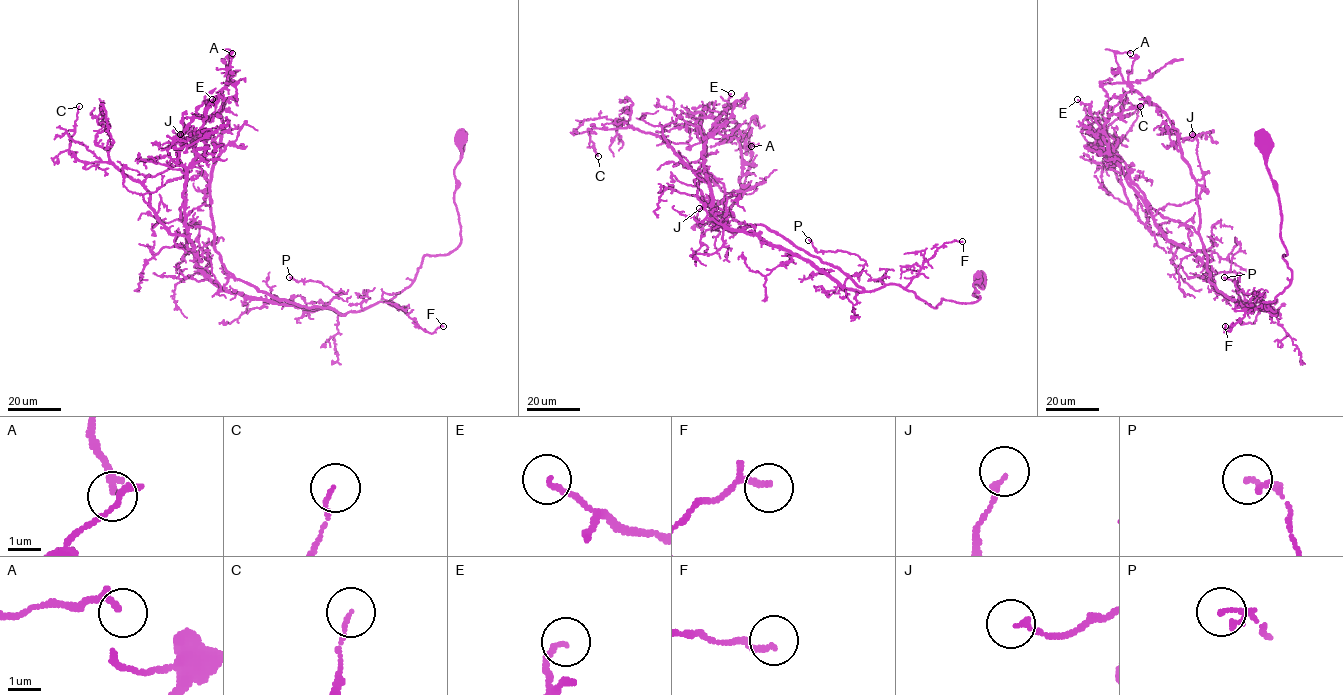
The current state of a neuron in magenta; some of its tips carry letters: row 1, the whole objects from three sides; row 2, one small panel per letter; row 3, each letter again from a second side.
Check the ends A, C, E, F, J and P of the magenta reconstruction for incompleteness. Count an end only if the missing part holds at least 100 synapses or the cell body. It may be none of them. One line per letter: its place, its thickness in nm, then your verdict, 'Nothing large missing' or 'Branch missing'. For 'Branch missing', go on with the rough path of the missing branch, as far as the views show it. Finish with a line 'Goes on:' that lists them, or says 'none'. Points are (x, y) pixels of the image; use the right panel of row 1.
A: Place: (1130, 53). Thickness 160 nm. Nothing large missing
C: Place: (1140, 106). Thickness 90 nm. Nothing large missing
E: Place: (1077, 99). Thickness 150 nm. Nothing large missing
F: Place: (1225, 326). Thickness 120 nm. Nothing large missing
J: Place: (1192, 134). Thickness 160 nm. Nothing large missing
P: Place: (1224, 277). Thickness 100 nm. Nothing large missing
Goes on: none

